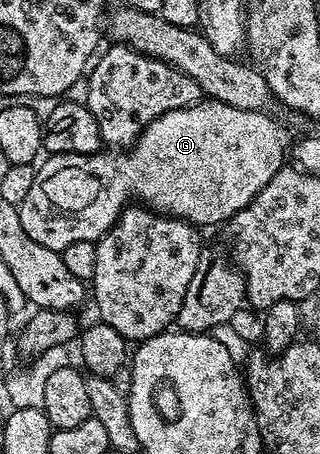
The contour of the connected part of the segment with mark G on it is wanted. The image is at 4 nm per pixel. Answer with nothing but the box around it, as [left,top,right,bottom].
[18,99,292,251]

